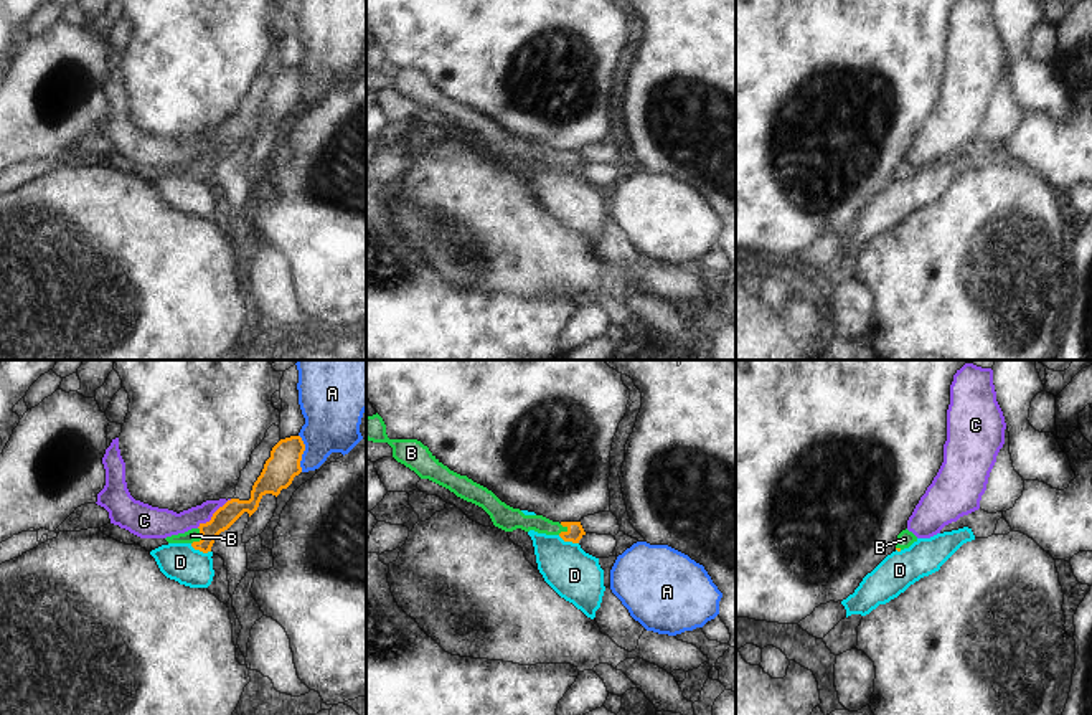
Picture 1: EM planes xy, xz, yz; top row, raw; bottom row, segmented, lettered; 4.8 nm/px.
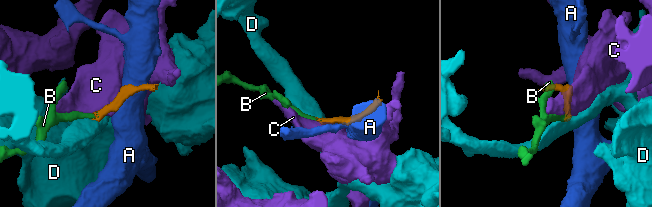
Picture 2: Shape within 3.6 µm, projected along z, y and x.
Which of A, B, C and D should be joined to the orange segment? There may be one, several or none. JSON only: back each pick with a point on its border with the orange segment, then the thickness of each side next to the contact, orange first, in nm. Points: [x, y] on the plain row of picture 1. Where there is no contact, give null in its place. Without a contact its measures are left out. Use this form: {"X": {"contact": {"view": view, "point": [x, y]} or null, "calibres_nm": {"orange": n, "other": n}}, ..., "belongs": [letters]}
{"B": {"contact": {"view": "xy", "point": [202, 167]}, "calibres_nm": {"orange": 100, "other": 70}}, "belongs": ["B"]}

